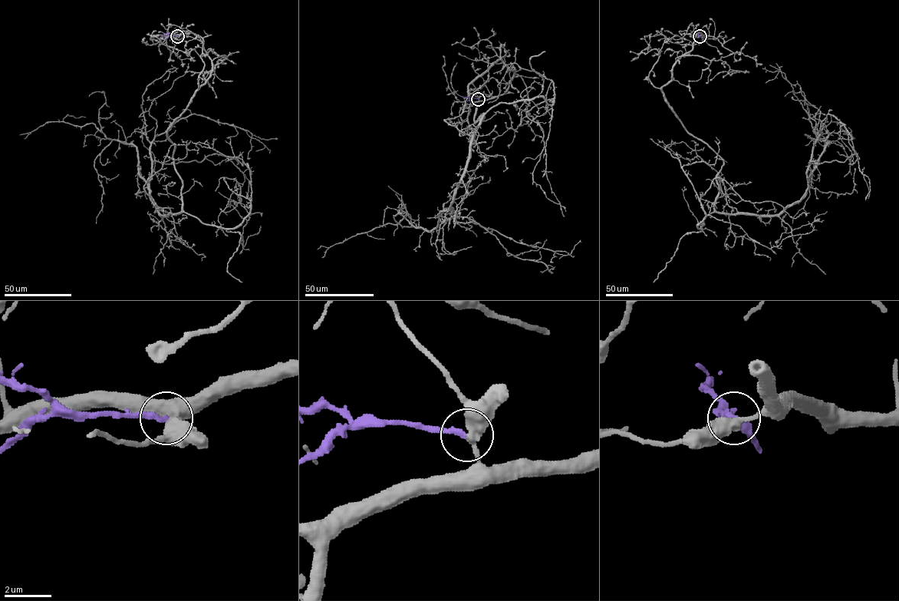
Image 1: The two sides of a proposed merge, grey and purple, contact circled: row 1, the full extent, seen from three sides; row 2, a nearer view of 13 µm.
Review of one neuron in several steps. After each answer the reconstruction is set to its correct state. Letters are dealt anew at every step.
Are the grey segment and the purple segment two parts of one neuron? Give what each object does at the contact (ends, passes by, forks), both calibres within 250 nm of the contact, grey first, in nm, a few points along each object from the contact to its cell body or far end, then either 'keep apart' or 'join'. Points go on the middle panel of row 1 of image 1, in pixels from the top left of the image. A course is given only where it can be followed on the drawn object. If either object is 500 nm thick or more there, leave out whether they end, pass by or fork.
grey passes by; purple ends; calibres 420 and 240 nm; course grey (479, 98), (514, 70), (498, 60), (469, 86), (484, 117), (452, 216), (564, 255), (581, 242); course purple (479, 98), (462, 96); keep apart

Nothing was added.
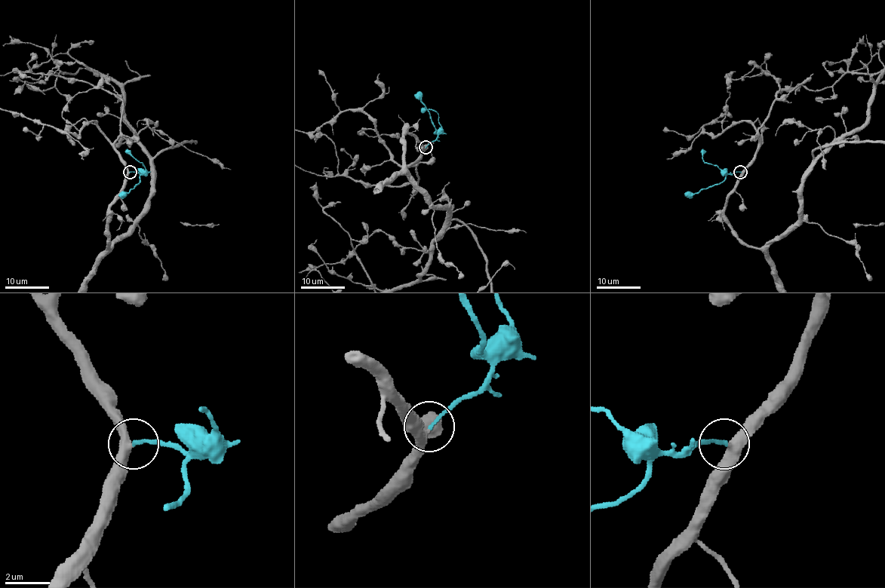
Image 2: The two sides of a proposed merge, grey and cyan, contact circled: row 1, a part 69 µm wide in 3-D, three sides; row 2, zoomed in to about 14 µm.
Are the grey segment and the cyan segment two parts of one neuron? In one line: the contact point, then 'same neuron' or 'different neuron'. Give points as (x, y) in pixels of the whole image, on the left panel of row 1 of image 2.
at (130, 172); same neuron

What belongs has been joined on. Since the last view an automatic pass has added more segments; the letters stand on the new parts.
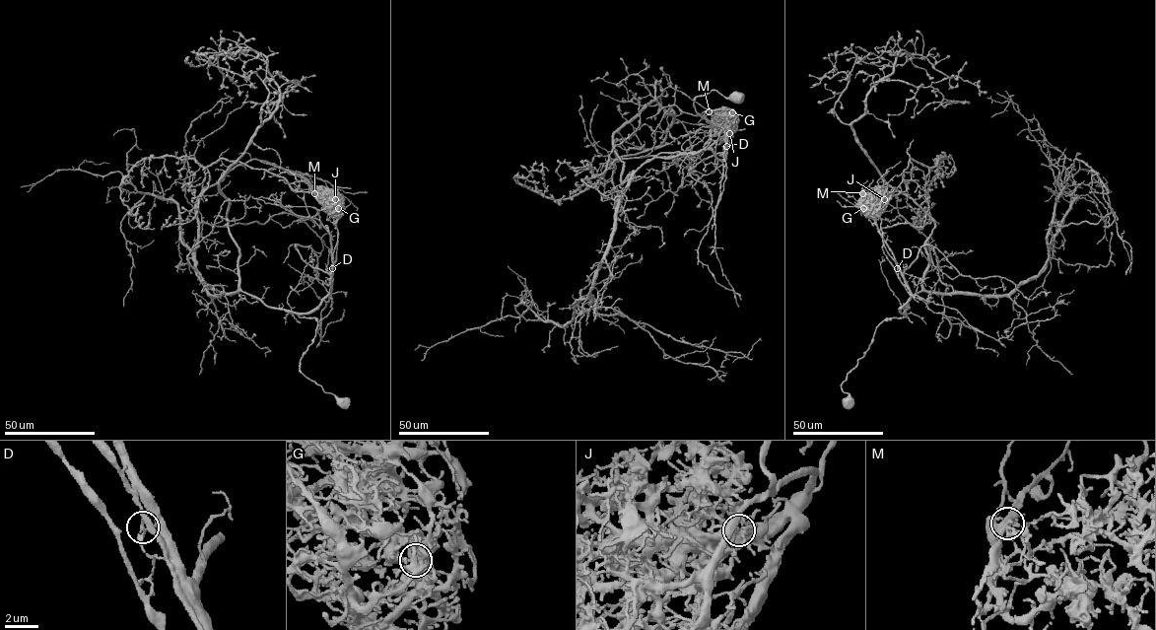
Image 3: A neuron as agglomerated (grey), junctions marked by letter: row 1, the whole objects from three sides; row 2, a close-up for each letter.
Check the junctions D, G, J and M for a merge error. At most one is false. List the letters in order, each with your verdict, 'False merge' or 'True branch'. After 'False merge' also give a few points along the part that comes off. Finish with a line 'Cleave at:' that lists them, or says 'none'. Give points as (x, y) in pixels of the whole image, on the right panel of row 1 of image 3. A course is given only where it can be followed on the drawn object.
D: False merge. Course of the part to remove: (897, 268), (878, 215), (907, 189), (911, 159), (933, 167), (949, 156), (929, 185), (921, 228), (928, 212)
G: True branch
J: True branch
M: True branch
Cleave at: D

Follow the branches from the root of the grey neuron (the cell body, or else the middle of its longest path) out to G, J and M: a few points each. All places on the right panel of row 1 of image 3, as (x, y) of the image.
G: (849, 402), (847, 375), (881, 322), (905, 316), (911, 296), (880, 218), (863, 208)
J: (849, 402), (847, 375), (881, 322), (905, 316), (911, 296), (884, 244), (884, 199)
M: (849, 402), (847, 375), (881, 322), (905, 316), (911, 296), (862, 193)

